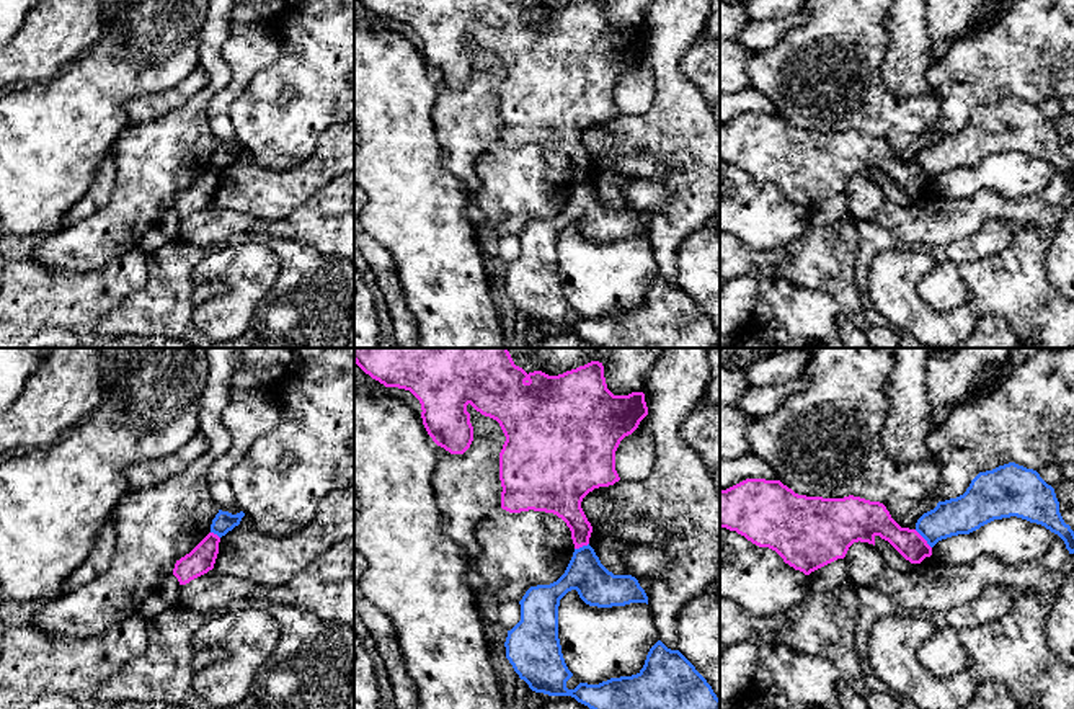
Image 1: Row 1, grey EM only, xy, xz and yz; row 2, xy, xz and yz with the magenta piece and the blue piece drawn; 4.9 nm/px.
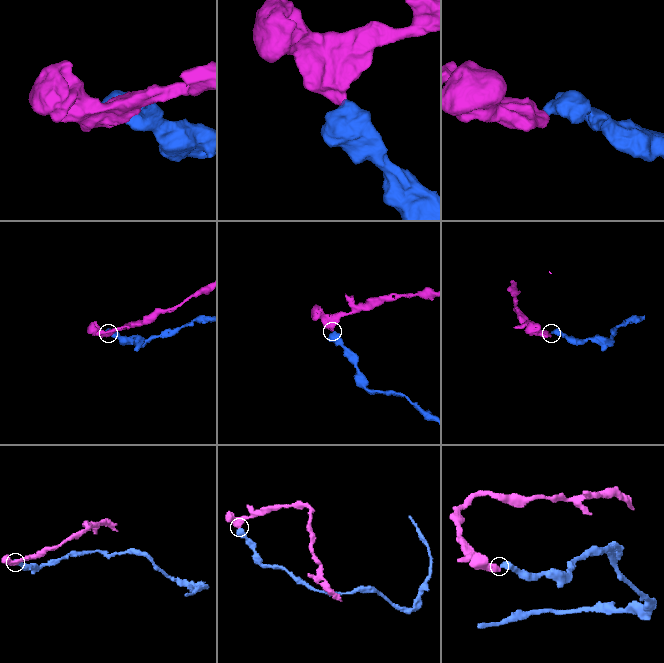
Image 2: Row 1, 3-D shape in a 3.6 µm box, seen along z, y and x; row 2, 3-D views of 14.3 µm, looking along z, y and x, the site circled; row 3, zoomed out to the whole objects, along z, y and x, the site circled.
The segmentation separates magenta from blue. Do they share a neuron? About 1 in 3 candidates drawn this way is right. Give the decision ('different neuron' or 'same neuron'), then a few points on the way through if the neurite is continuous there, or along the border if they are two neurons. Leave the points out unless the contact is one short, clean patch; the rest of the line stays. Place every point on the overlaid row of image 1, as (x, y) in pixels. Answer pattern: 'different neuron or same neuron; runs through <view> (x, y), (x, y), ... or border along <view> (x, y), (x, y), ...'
different neuron; border along yz (914, 530), (931, 548)

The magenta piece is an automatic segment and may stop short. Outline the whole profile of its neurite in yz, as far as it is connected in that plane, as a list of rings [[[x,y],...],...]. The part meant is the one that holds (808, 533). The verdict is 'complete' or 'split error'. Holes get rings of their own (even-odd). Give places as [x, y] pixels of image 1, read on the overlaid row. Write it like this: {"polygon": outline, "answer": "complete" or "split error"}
{"polygon": [[[746,479],[720,490],[720,528],[775,551],[805,575],[844,559],[854,542],[875,546],[877,536],[911,564],[932,555],[927,541],[901,528],[880,502],[798,495],[780,480]]], "answer": "complete"}

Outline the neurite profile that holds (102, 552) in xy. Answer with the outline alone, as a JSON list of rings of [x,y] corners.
[[[111,519],[100,529],[85,562],[65,580],[67,590],[75,590],[101,575],[111,564],[116,551],[116,534]]]

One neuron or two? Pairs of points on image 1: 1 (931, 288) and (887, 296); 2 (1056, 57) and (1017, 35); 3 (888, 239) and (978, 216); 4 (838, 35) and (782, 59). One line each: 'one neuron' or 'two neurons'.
1: two neurons
2: one neuron
3: two neurons
4: one neuron

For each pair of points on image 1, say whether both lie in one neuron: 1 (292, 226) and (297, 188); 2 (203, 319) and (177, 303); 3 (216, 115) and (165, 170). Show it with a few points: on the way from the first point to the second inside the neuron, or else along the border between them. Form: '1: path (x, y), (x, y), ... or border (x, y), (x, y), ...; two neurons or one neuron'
1: border (327, 185), (322, 185), (281, 218), (258, 218); two neurons
2: border (193, 306), (191, 322), (199, 330); two neurons
3: border (222, 87), (208, 110), (208, 126), (217, 142); two neurons

